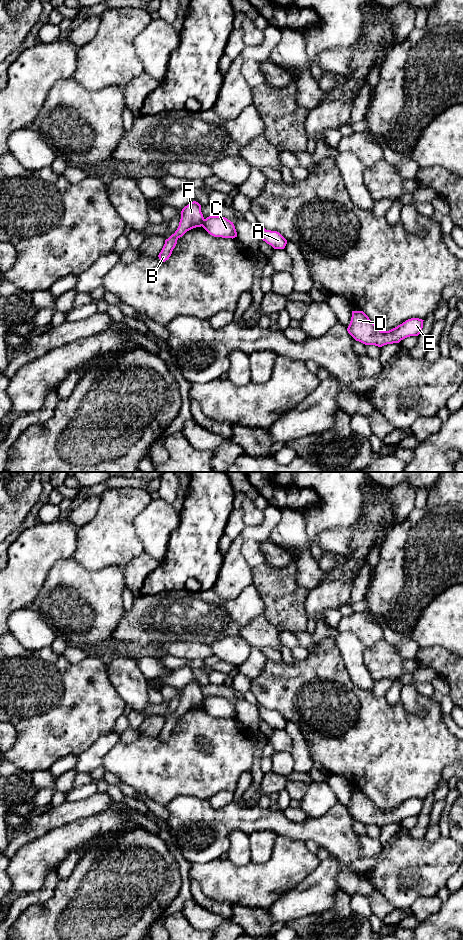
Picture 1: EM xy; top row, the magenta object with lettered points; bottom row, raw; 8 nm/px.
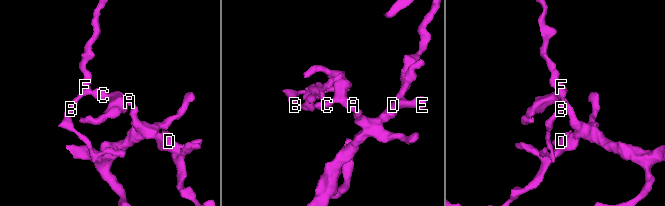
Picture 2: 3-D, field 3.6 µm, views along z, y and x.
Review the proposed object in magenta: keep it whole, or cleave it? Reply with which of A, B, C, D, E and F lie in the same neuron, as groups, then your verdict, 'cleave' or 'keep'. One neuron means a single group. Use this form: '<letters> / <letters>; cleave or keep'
A C D E / B F; cleave

